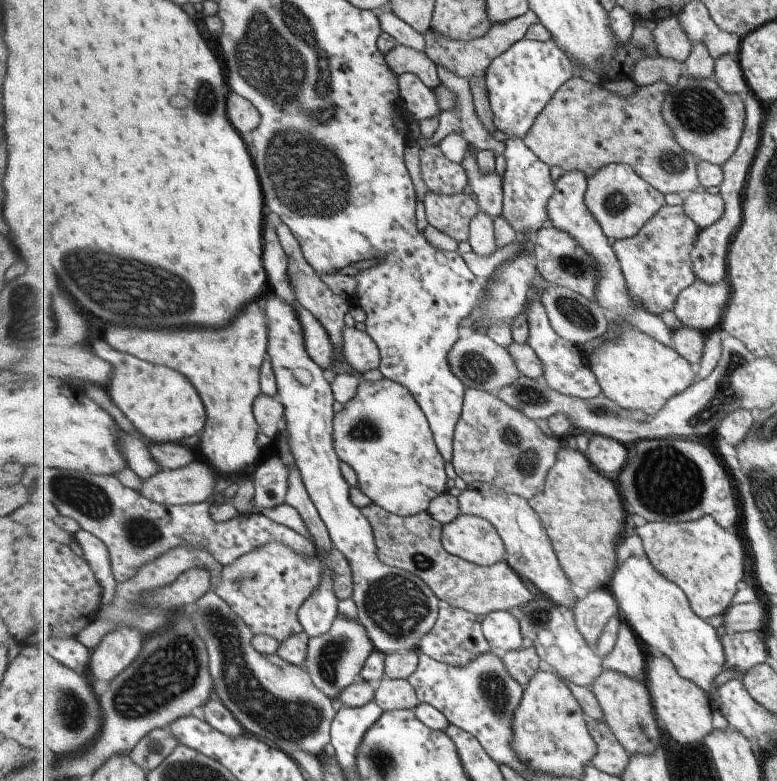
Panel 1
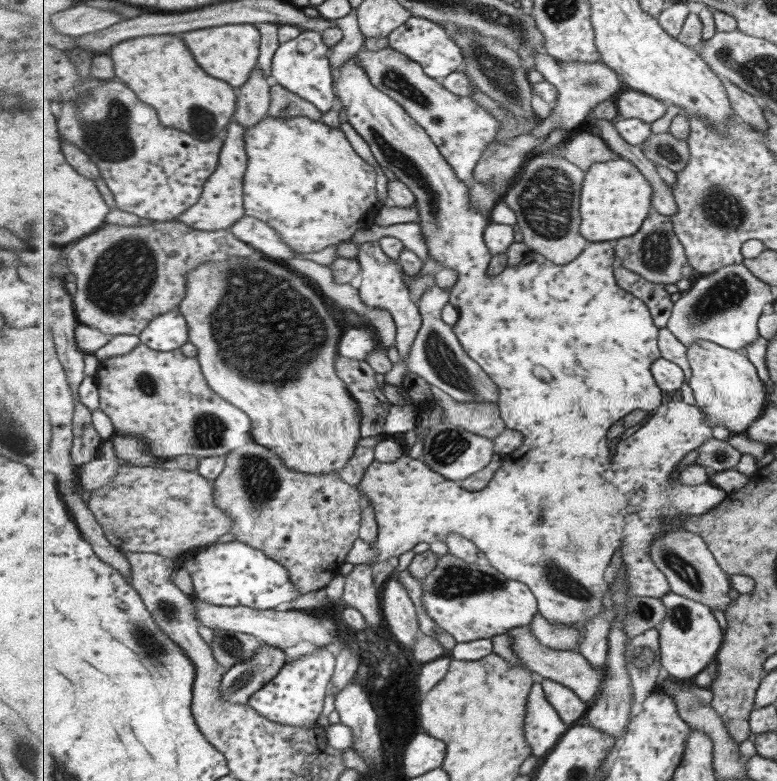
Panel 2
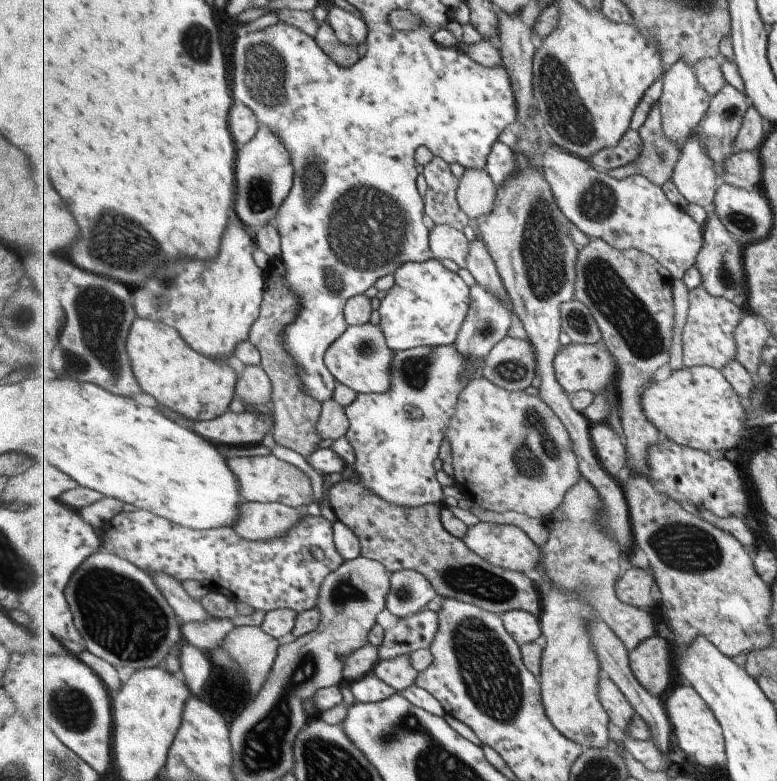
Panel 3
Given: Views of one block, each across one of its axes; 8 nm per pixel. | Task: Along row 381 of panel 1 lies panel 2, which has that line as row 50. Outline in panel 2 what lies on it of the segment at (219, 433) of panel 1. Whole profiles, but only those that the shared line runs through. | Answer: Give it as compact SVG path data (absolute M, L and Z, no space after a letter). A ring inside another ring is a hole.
M242 23L217 26L217 28L209 28L209 30L195 30L195 32L183 34L183 38L205 71L233 88L241 89L257 68L262 35L257 26L253 24Z

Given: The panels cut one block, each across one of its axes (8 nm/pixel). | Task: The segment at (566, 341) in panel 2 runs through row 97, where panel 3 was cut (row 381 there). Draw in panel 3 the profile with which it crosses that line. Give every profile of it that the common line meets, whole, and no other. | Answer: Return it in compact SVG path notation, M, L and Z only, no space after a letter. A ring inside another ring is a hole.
M381 324L350 325L348 331L325 354L325 364L336 377L338 383L353 388L358 393L381 393L391 390L391 368L393 352L387 344L387 338L381 330Z

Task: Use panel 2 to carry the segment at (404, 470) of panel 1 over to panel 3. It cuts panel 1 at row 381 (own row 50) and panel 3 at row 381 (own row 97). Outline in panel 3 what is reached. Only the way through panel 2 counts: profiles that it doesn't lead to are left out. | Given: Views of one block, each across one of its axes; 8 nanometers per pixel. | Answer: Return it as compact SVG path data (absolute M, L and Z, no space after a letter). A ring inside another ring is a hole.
M455 344L449 346L415 347L399 351L393 356L391 368L391 390L381 393L359 393L357 400L346 408L349 417L347 440L355 448L357 462L354 464L355 474L360 483L379 498L387 500L393 506L409 508L425 506L425 504L443 505L445 490L437 480L435 460L440 457L441 444L456 415L461 392L475 379L481 378L487 360L467 360Z

